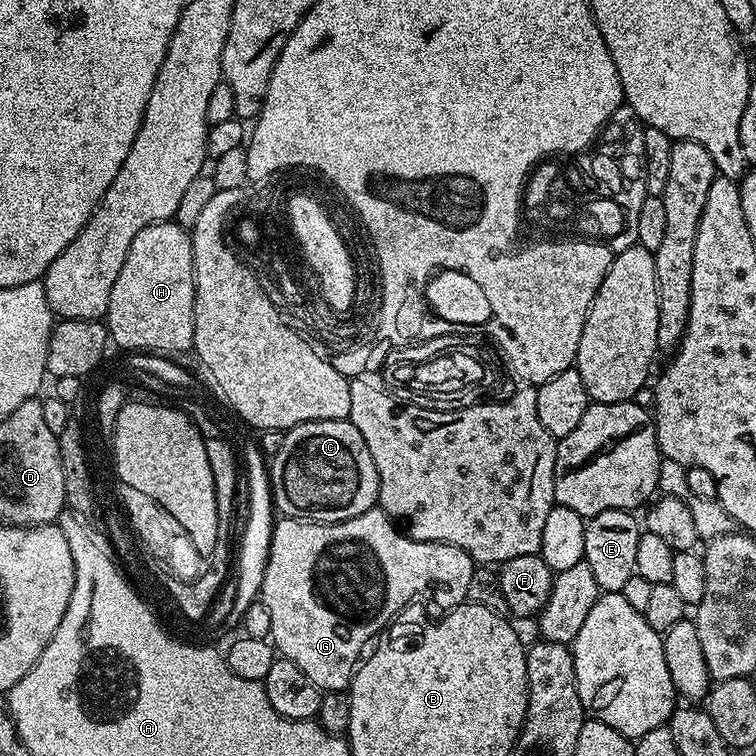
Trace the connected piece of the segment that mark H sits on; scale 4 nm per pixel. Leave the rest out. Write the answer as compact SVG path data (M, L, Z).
M160 220L156 224L146 226L138 230L134 237L134 242L130 242L130 250L126 254L126 262L122 262L122 270L118 274L118 279L114 281L114 290L110 290L110 306L106 317L106 327L113 345L127 350L143 350L145 353L176 354L174 352L184 352L193 347L194 338L194 305L196 305L196 279L194 278L194 250L192 249L192 238L189 229L172 220Z

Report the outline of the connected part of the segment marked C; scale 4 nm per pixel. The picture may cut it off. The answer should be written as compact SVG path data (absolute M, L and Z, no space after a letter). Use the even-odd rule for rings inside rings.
M311 420L305 424L295 424L284 432L282 450L271 457L270 475L272 502L281 517L294 520L313 520L319 524L342 522L354 518L366 510L377 507L380 494L380 479L370 458L370 450L352 425L351 420Z

